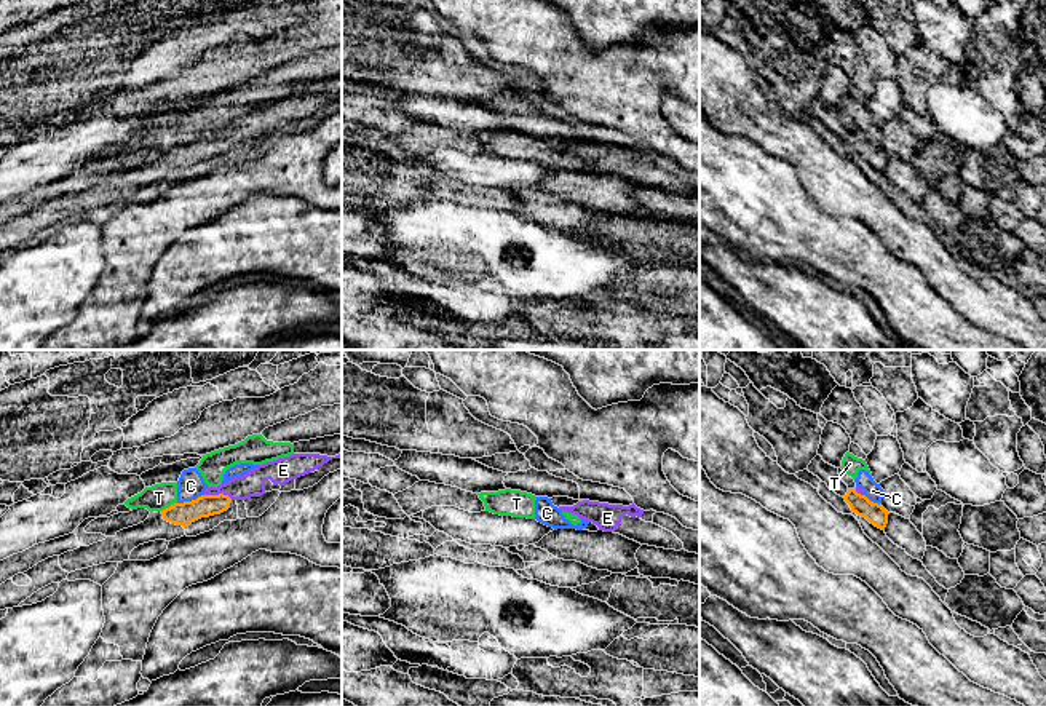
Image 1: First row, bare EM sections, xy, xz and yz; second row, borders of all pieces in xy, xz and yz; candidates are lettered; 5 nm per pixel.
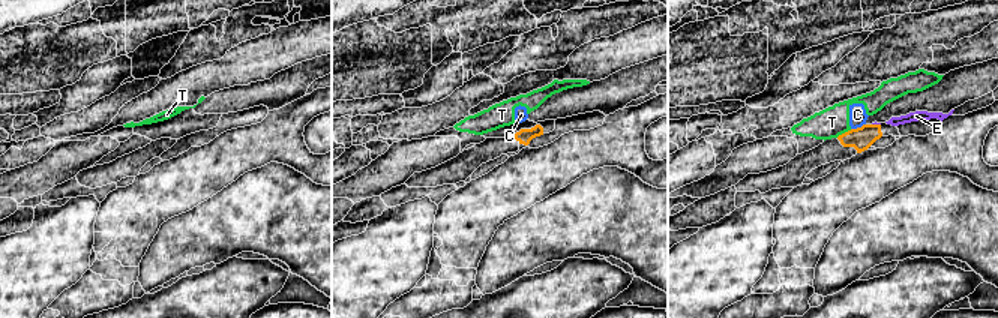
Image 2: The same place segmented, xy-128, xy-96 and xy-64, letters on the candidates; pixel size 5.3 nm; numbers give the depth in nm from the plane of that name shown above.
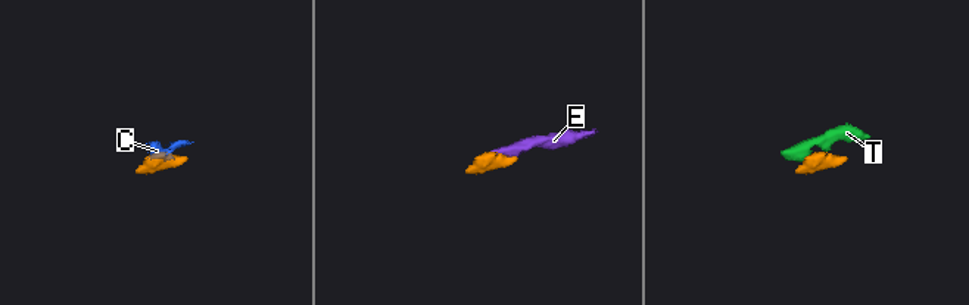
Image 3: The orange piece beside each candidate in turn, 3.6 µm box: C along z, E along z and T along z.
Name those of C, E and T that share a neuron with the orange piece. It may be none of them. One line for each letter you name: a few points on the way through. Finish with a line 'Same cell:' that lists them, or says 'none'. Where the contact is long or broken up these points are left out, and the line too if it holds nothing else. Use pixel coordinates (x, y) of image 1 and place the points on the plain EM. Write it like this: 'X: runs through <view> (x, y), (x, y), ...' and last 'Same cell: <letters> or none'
E: runs through xy (186, 155), (208, 147), (219, 136), (251, 126)
Same cell: E

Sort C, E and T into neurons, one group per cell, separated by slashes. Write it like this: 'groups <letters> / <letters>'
groups C T / E

